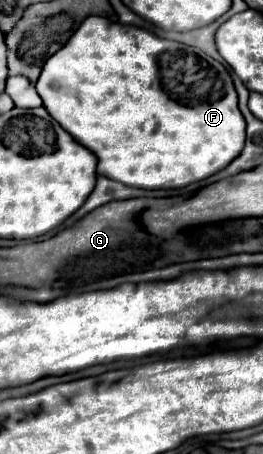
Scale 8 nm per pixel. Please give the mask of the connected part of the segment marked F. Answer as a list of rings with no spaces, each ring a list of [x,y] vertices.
[[[87,17],[81,23],[81,27],[73,33],[71,41],[63,49],[59,49],[59,53],[55,53],[55,57],[51,57],[51,61],[47,61],[47,65],[43,65],[43,73],[39,75],[39,81],[37,81],[37,93],[41,95],[43,107],[49,111],[49,115],[55,121],[59,121],[59,125],[63,125],[63,129],[67,129],[67,133],[73,135],[75,141],[79,141],[83,147],[91,149],[97,155],[97,159],[99,159],[97,173],[103,177],[121,181],[129,187],[141,187],[141,189],[187,187],[191,183],[207,179],[207,177],[215,175],[217,171],[225,169],[241,153],[241,149],[245,145],[245,121],[237,107],[237,93],[233,89],[233,81],[231,81],[227,69],[219,61],[207,57],[201,49],[185,47],[175,41],[161,39],[141,27],[111,23],[105,17]]]

